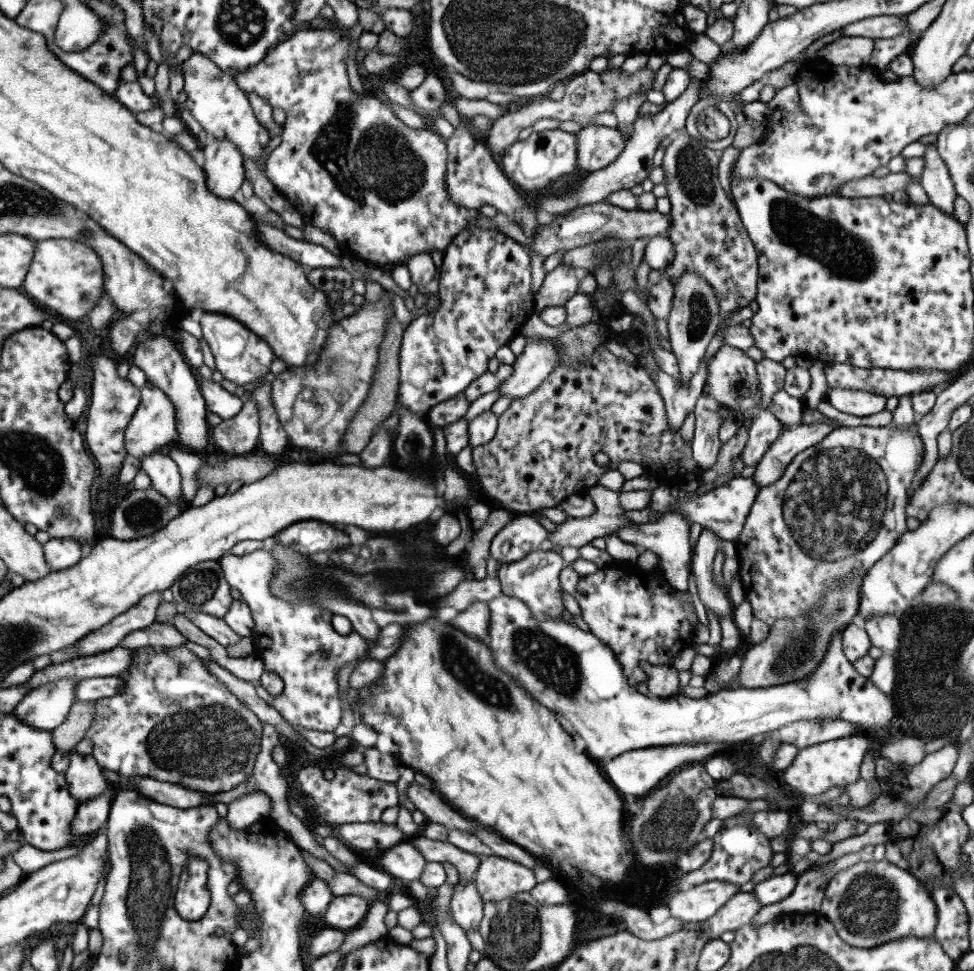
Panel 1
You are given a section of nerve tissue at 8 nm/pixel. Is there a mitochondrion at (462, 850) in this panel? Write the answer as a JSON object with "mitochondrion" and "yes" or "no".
{"mitochondrion":"no"}

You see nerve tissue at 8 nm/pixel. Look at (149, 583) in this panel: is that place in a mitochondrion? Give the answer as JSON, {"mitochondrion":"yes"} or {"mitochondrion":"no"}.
{"mitochondrion":"no"}

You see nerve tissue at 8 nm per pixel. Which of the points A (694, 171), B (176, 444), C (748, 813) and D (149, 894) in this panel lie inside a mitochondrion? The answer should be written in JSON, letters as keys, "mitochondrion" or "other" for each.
{"A":"mitochondrion","B":"other","C":"other","D":"mitochondrion"}

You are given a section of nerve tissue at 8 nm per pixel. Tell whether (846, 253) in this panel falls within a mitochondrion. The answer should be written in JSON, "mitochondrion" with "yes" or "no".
{"mitochondrion":"yes"}

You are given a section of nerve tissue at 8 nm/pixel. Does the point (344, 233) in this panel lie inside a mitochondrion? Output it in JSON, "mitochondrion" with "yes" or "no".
{"mitochondrion":"no"}

